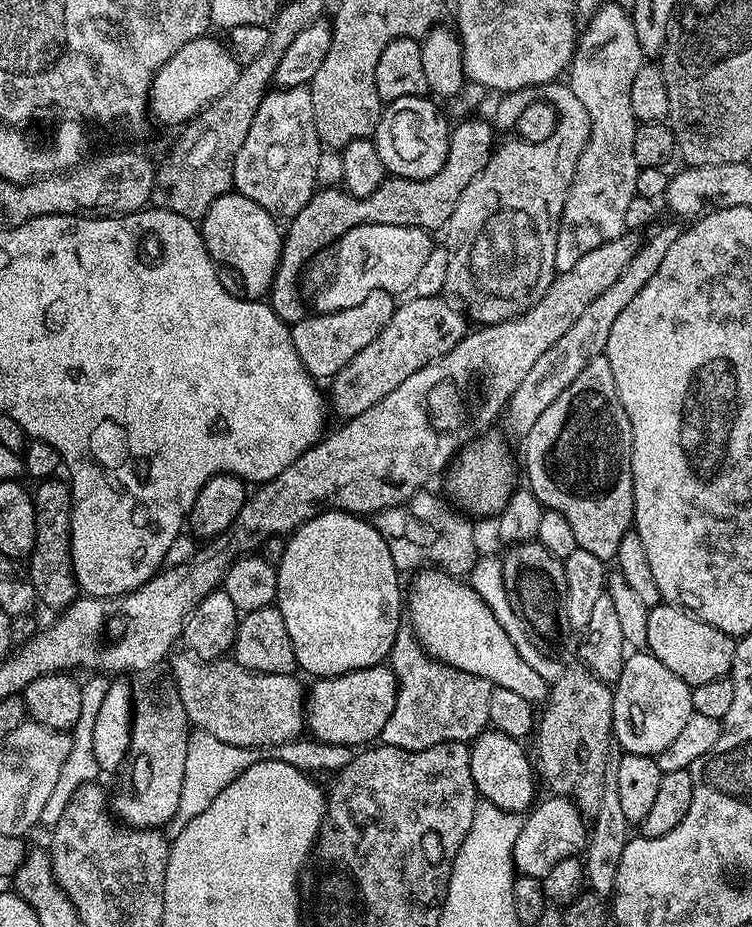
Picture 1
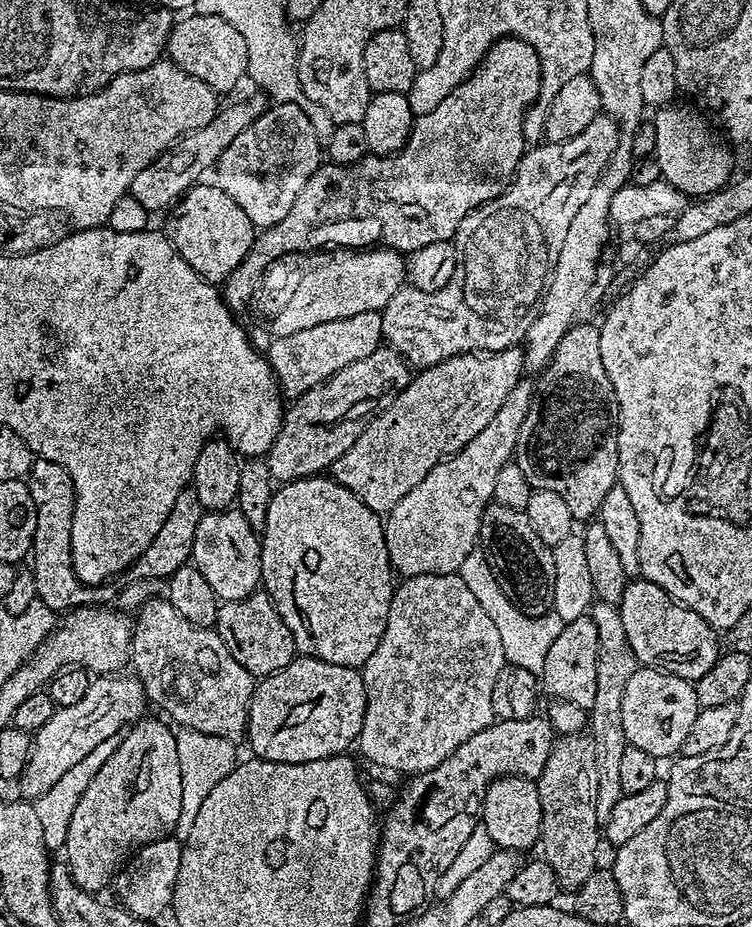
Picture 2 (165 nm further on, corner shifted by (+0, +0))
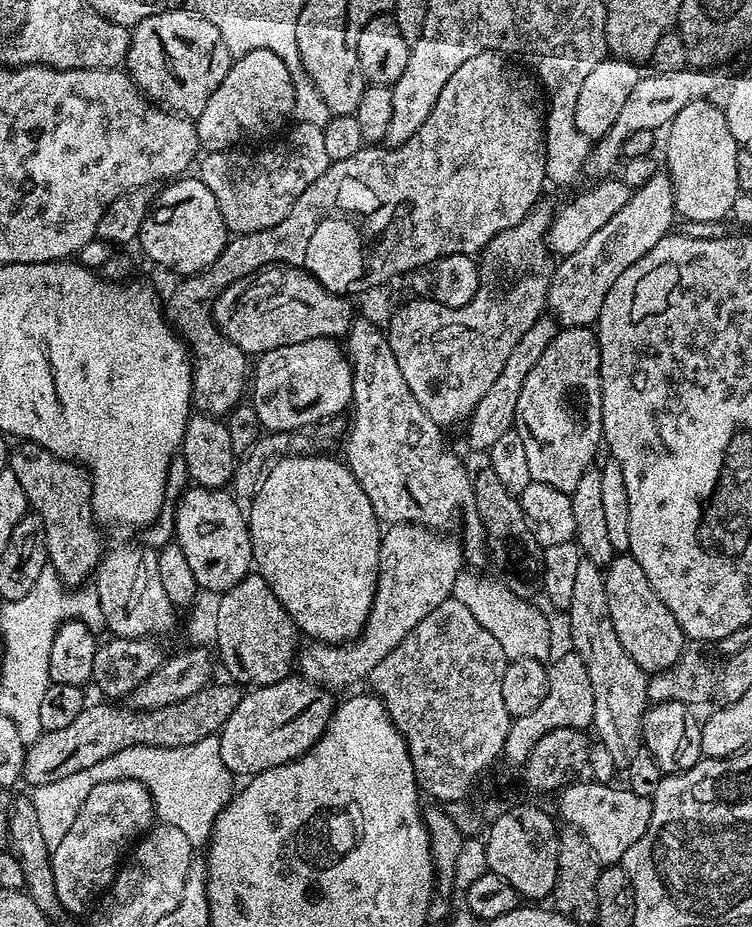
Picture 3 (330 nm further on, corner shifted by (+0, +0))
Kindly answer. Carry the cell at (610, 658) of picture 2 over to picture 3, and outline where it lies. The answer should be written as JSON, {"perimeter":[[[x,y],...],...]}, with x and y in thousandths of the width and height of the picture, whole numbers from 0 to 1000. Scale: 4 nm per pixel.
{"perimeter":[[[775,602],[769,606],[769,616],[763,628],[763,641],[758,644],[758,654],[753,658],[753,665],[755,665],[755,682],[761,685],[759,698],[779,714],[779,727],[785,727],[785,740],[790,740],[790,775],[787,776],[786,784],[789,786],[793,785],[791,797],[801,805],[806,805],[806,809],[811,809],[811,813],[816,813],[816,826],[822,831],[834,831],[838,826],[838,821],[843,819],[843,813],[848,813],[848,809],[854,806],[856,796],[856,770],[864,763],[864,756],[862,754],[863,726],[856,725],[854,718],[848,718],[848,714],[843,714],[843,710],[838,710],[838,706],[832,706],[827,693],[822,693],[822,684],[816,684],[816,671],[811,671],[811,654],[806,654],[806,628],[803,627],[803,613],[799,609]]]}

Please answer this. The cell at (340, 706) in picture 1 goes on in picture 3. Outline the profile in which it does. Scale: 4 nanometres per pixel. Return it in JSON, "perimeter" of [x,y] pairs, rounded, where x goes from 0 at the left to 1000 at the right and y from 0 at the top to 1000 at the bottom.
{"perimeter":[[[386,727],[375,736],[355,738],[347,742],[326,745],[316,762],[301,775],[290,791],[295,805],[295,822],[301,822],[301,831],[309,833],[310,838],[334,839],[348,831],[359,831],[364,826],[375,826],[387,820],[395,820],[407,813],[428,796],[436,781],[441,778],[444,767],[443,748],[423,738],[414,738],[398,727]]]}

